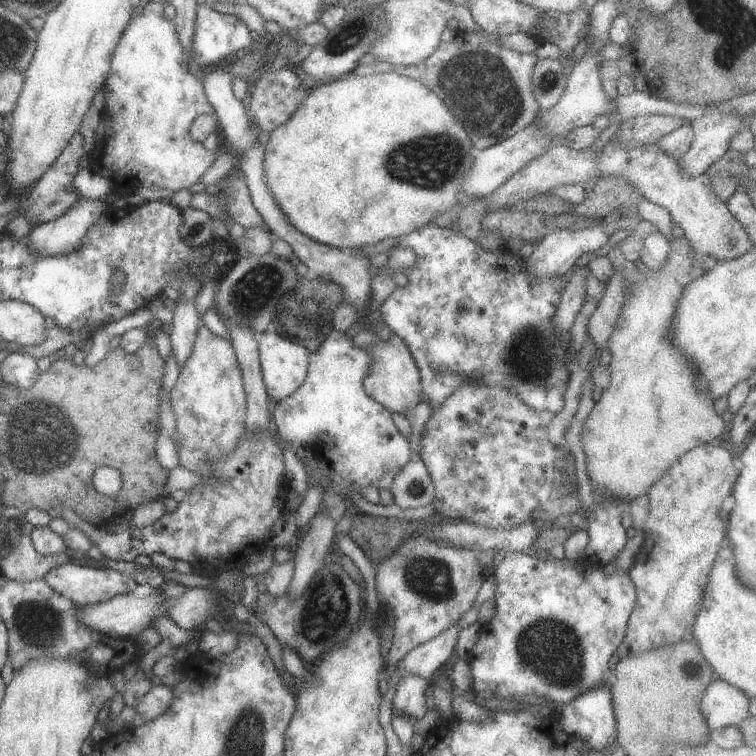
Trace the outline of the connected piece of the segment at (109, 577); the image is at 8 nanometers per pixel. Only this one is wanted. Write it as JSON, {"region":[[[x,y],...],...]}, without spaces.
{"region":[[[77,562],[57,565],[40,579],[54,594],[75,605],[97,603],[116,595],[128,594],[137,584],[127,574],[120,574],[109,568],[84,567]]]}

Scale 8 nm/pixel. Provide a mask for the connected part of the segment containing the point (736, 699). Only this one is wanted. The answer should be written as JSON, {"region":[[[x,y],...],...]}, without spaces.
{"region":[[[717,679],[711,681],[699,700],[699,712],[709,730],[736,726],[747,713],[749,697],[741,690]]]}

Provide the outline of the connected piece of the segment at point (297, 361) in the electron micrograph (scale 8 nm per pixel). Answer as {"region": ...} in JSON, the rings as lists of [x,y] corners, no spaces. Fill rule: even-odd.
{"region":[[[272,327],[258,335],[256,342],[265,392],[267,398],[274,404],[281,398],[287,398],[301,386],[307,372],[309,355],[301,344],[277,334]]]}

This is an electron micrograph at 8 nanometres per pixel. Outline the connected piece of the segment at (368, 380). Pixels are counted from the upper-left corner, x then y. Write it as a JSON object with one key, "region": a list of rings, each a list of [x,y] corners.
{"region":[[[390,332],[387,340],[381,340],[377,335],[369,346],[363,346],[369,354],[369,372],[363,378],[363,390],[367,397],[383,406],[387,412],[406,416],[406,411],[413,408],[421,401],[419,374],[416,364],[411,358],[405,343]]]}

